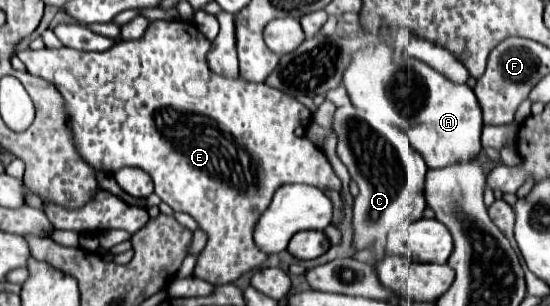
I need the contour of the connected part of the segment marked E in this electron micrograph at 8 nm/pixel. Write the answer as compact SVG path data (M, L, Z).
M151 21L141 39L133 39L133 41L119 39L119 41L115 41L115 45L109 51L77 51L77 49L61 47L61 49L41 49L41 51L19 51L17 57L27 65L27 71L31 75L53 83L55 89L61 93L63 107L65 107L65 113L69 117L69 127L71 127L71 133L73 133L75 149L77 149L77 153L81 155L83 161L87 161L97 171L105 171L105 173L115 173L121 167L141 167L143 171L147 171L151 175L153 185L155 185L155 193L161 197L161 201L165 201L173 211L183 211L183 213L191 215L197 221L199 229L207 233L207 245L197 257L197 265L195 265L193 275L199 277L199 279L205 279L213 285L225 285L225 283L233 283L235 279L239 279L247 271L259 269L263 265L263 261L267 259L267 255L263 255L263 251L259 251L255 247L253 227L259 221L259 215L263 215L263 211L269 207L275 191L281 185L285 185L285 183L305 183L305 185L313 185L317 189L341 191L341 181L335 175L335 171L331 169L331 163L327 161L327 157L311 141L295 135L295 129L303 127L305 125L303 121L307 117L311 117L307 107L303 103L299 103L295 97L289 97L287 93L275 91L273 87L267 87L263 83L247 83L241 77L227 79L227 77L221 77L221 75L215 75L215 73L205 75L207 45L211 45L211 43L201 35L197 25L193 25L193 23Z

